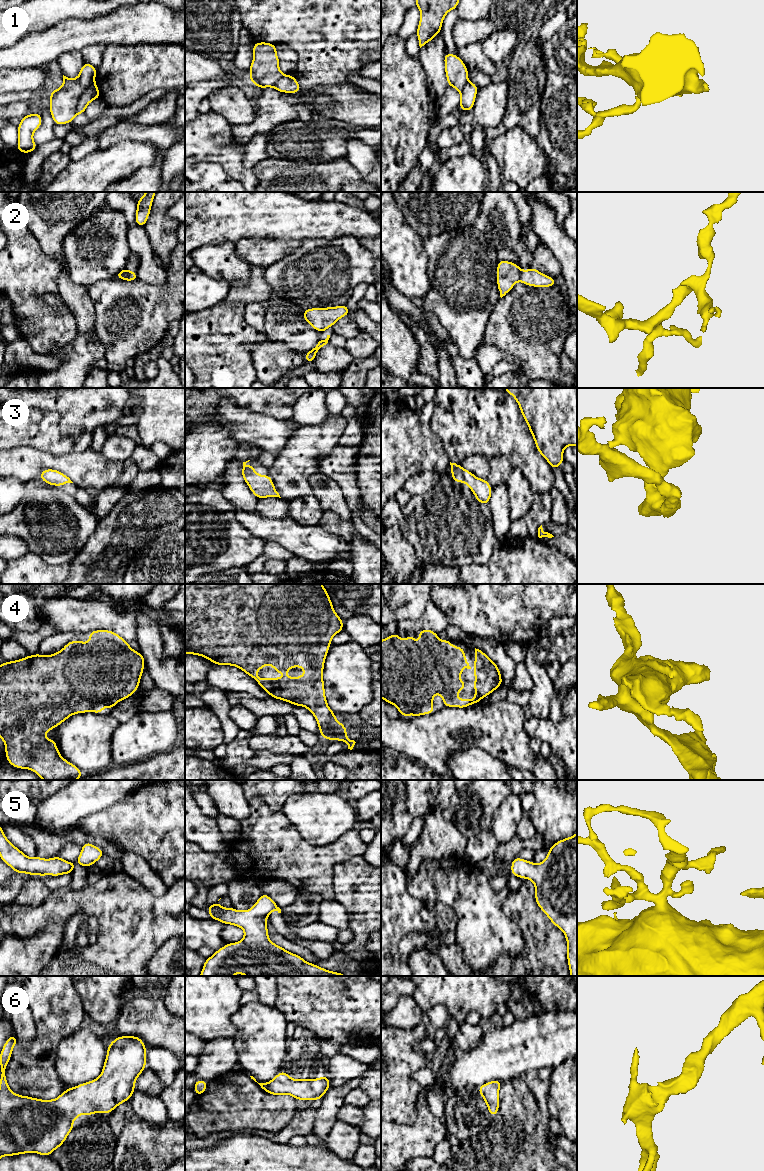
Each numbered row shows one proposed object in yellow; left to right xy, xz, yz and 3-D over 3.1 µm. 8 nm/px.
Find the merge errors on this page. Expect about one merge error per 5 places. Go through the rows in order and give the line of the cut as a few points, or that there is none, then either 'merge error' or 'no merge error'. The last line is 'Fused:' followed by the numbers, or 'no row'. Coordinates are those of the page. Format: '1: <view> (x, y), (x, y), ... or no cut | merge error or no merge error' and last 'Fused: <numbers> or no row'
1: xy (94, 80), (80, 96), (76, 113) | merge error
2: yz (519, 268), (520, 280) | merge error
3: no cut | no merge error
4: no cut | no merge error
5: no cut | no merge error
6: no cut | no merge error
Fused: 1, 2

